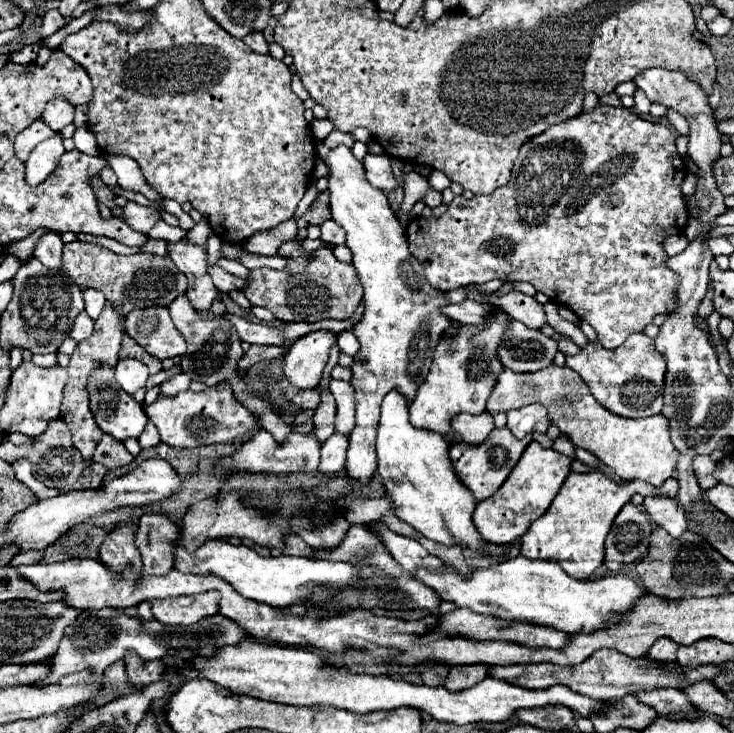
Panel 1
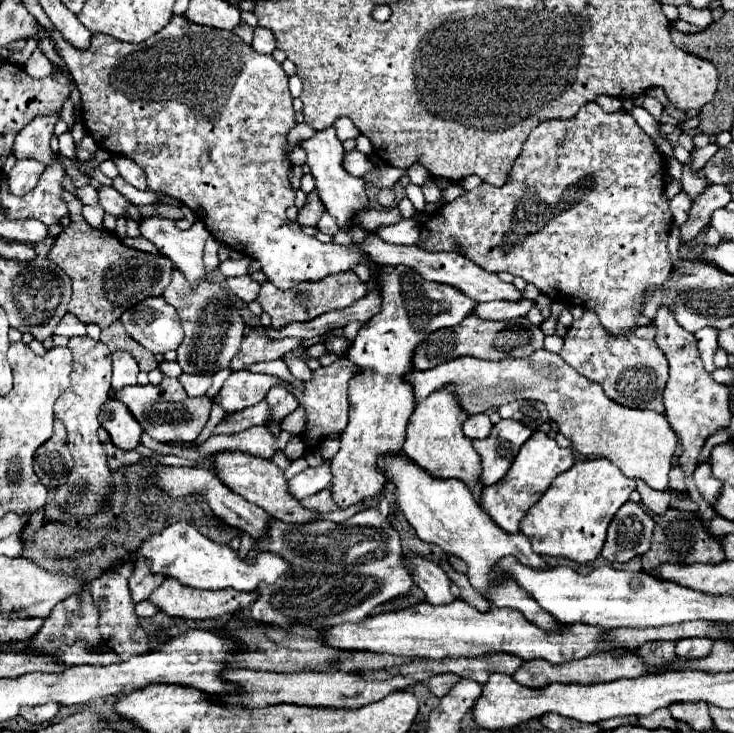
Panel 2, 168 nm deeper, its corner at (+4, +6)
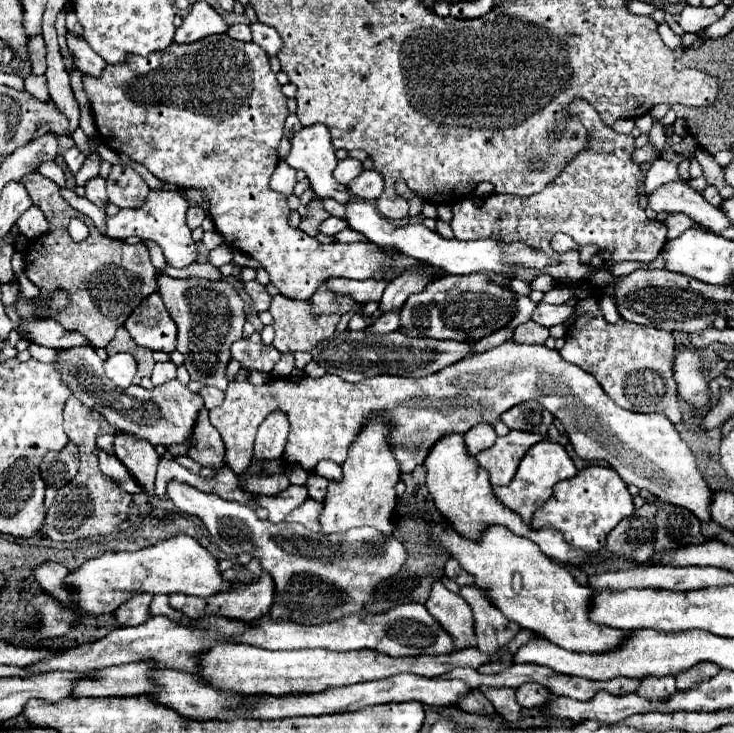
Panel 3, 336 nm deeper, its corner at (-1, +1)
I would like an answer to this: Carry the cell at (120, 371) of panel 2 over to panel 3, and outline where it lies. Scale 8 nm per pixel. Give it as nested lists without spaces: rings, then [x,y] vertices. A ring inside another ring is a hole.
[[[116,353],[104,361],[104,369],[106,377],[114,381],[114,385],[128,387],[132,385],[132,379],[136,375],[136,361],[130,353]]]

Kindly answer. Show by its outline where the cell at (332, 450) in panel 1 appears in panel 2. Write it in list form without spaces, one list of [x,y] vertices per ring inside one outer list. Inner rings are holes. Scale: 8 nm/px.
[[[325,460],[321,466],[307,468],[301,474],[297,474],[295,478],[291,478],[289,480],[289,492],[295,498],[303,500],[315,492],[321,492],[329,484],[331,484],[331,470],[329,470],[329,460]]]

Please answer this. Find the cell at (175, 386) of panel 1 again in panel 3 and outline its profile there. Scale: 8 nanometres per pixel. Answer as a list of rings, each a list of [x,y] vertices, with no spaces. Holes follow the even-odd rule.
[[[204,387],[204,389],[200,389],[200,395],[204,399],[204,407],[206,409],[220,407],[222,401],[224,401],[224,391],[220,391],[218,387]]]

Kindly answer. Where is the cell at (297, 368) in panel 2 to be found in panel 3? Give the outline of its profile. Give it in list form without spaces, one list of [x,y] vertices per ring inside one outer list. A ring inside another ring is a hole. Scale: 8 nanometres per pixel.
[[[282,353],[280,359],[278,359],[278,363],[274,365],[272,377],[290,377],[294,369],[296,369],[296,365],[294,365],[294,355],[292,355],[292,353]]]

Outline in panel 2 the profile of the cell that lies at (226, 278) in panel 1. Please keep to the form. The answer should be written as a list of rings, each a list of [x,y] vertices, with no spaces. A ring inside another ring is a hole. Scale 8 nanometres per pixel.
[[[237,276],[237,278],[227,278],[225,280],[227,288],[239,296],[243,302],[251,302],[257,298],[259,292],[259,282],[255,282],[251,276]]]

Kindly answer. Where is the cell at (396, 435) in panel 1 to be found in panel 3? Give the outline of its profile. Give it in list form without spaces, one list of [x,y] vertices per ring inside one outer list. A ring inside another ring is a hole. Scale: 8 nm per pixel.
[[[432,523],[430,535],[476,577],[476,587],[482,589],[508,619],[544,635],[566,651],[608,653],[618,649],[632,635],[632,631],[612,631],[606,625],[594,623],[588,617],[594,597],[592,589],[578,585],[576,579],[562,565],[546,557],[538,545],[514,535],[506,527],[490,527],[484,531],[480,543],[456,535],[450,523]]]

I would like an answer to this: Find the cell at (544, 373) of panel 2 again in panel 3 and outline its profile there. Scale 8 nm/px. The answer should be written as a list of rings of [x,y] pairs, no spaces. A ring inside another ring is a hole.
[[[504,341],[498,347],[464,357],[458,363],[420,379],[376,375],[360,383],[348,383],[338,375],[326,373],[320,379],[272,379],[266,385],[230,381],[222,407],[210,411],[210,423],[222,435],[226,465],[236,475],[244,475],[252,461],[258,425],[266,415],[282,411],[290,423],[282,461],[312,471],[322,459],[332,459],[342,465],[362,423],[366,423],[370,415],[386,411],[390,423],[394,423],[390,445],[394,447],[400,473],[412,473],[424,463],[426,453],[430,453],[430,447],[434,447],[438,439],[450,433],[462,435],[478,423],[494,423],[504,411],[530,399],[540,401],[562,421],[578,457],[606,461],[624,483],[646,489],[670,505],[686,507],[700,521],[710,519],[712,489],[698,471],[690,447],[680,439],[670,419],[662,413],[644,415],[618,407],[606,397],[592,375],[570,365],[556,349],[548,349],[546,345]]]

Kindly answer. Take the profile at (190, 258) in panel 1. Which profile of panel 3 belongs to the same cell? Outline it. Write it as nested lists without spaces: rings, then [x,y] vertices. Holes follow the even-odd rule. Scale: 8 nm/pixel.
[[[150,191],[146,203],[138,209],[120,209],[114,217],[108,217],[108,237],[112,239],[126,239],[126,237],[140,237],[142,241],[154,241],[162,247],[166,261],[172,267],[188,267],[190,263],[198,261],[196,243],[192,241],[190,229],[186,225],[186,209],[188,203],[182,199],[178,191]]]

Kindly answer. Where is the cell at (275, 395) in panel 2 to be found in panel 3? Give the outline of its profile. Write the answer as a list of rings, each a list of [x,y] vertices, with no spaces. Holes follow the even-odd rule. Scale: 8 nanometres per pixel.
[[[274,411],[266,417],[266,421],[258,427],[256,445],[254,445],[254,461],[266,463],[280,459],[284,453],[284,443],[288,437],[288,421],[286,415]]]

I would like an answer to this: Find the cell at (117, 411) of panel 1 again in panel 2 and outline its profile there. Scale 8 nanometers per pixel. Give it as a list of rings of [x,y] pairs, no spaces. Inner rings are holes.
[[[109,396],[101,406],[99,422],[109,432],[115,446],[123,450],[133,450],[139,444],[139,436],[143,432],[139,422],[133,418],[133,414],[129,414],[129,408],[115,396]]]

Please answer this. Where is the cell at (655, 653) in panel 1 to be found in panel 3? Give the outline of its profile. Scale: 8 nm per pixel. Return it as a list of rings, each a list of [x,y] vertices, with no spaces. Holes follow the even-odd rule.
[[[650,677],[640,681],[638,695],[642,695],[646,701],[652,703],[664,703],[664,699],[670,699],[670,695],[676,693],[676,679],[674,677]]]

